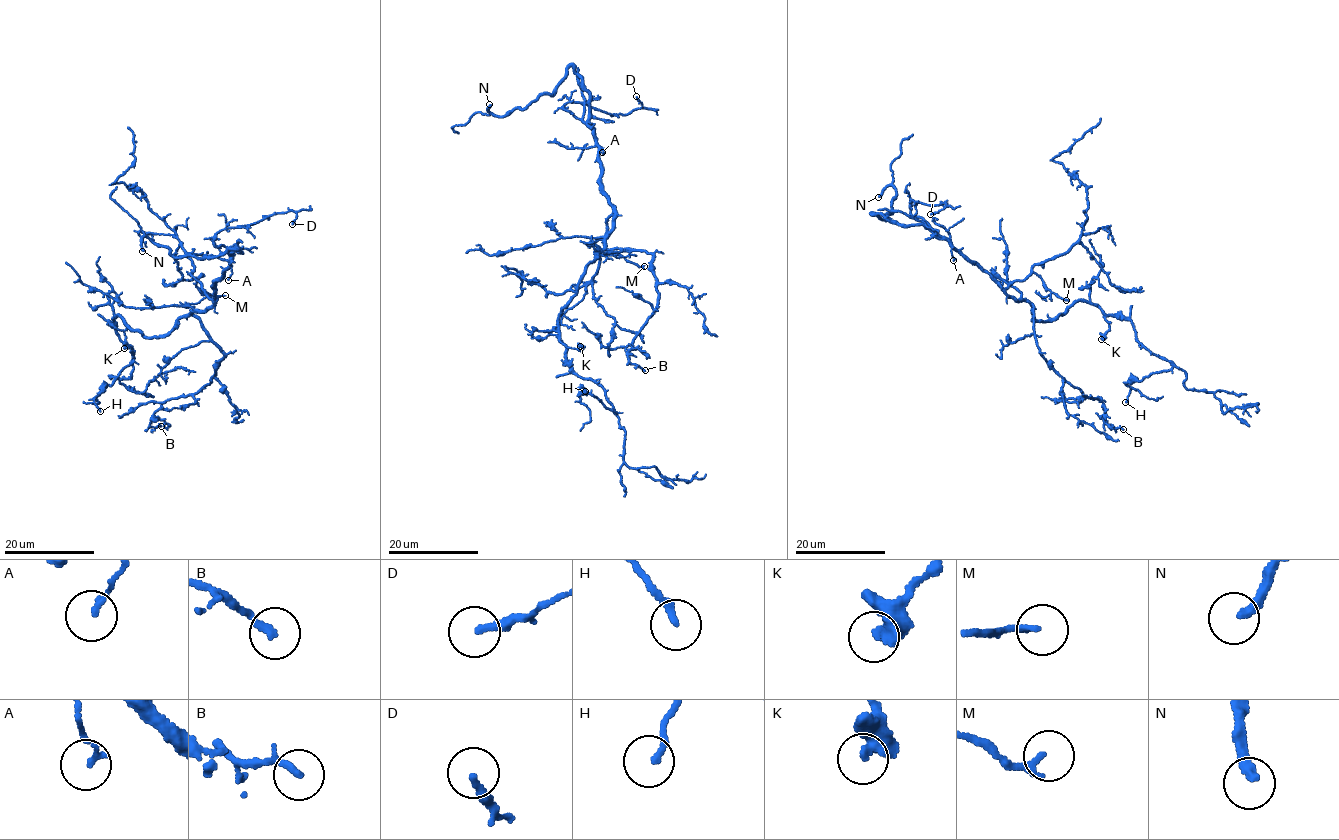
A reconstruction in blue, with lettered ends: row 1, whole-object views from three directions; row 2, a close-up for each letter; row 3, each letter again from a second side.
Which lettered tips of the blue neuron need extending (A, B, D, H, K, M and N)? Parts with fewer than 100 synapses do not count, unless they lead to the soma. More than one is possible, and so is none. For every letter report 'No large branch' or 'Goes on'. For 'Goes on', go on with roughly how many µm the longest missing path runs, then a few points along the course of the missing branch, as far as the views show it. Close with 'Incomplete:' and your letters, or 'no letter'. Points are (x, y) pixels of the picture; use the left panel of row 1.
A: No large branch
B: No large branch
D: No large branch
H: No large branch
K: No large branch
M: No large branch
N: Goes on. Missing length about 130 µm
Incomplete: N

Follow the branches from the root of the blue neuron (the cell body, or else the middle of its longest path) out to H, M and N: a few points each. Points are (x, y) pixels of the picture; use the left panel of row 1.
H: (182, 317), (151, 338), (118, 314), (114, 319), (133, 360), (94, 399), (100, 411)
M: (182, 317), (212, 305), (197, 280), (196, 285), (203, 292), (214, 296), (225, 295)
N: (182, 317), (212, 305), (231, 254), (242, 254), (237, 247), (205, 259), (175, 257), (146, 237), (142, 251)

